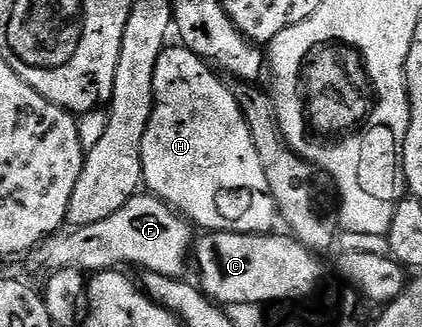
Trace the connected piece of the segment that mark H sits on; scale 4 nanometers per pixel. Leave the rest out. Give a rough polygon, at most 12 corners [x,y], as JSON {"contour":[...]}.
{"contour":[[171,44],[143,186],[204,231],[272,233],[271,180],[226,81]]}

